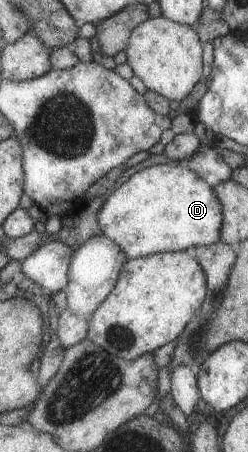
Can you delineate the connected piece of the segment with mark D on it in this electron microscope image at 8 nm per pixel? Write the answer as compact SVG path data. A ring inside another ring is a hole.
M165 163L146 167L114 188L96 214L101 232L125 253L128 259L150 254L184 251L189 246L209 246L220 240L221 203L213 187L187 165Z

